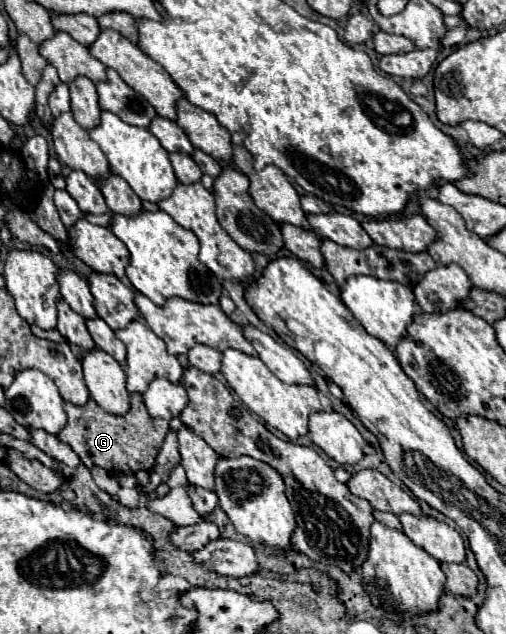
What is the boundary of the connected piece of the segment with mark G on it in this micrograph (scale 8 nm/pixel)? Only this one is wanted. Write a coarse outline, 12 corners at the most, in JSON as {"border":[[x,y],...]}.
{"border":[[142,394],[114,416],[92,398],[64,402],[58,438],[86,468],[150,472],[170,420]]}

